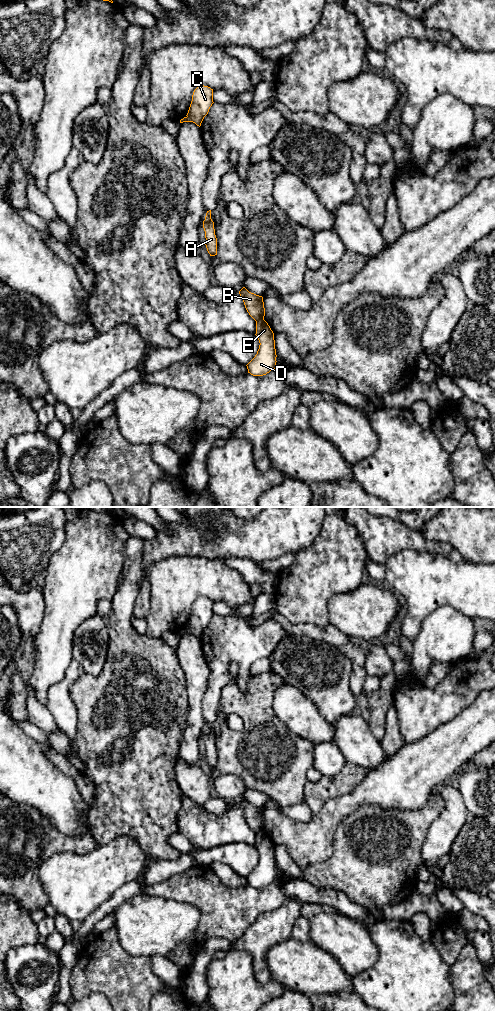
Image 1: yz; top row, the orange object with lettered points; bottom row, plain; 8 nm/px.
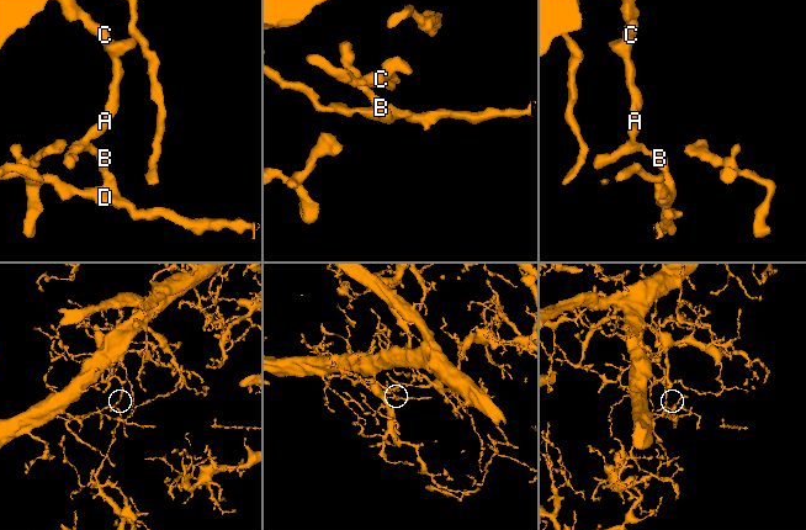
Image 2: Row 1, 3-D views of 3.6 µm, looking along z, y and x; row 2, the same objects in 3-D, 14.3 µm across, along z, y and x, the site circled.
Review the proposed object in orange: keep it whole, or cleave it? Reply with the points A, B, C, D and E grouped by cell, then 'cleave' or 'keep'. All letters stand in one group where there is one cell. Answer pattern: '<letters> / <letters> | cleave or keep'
A B C / D E | cleave

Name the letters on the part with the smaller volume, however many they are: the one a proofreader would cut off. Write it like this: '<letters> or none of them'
D, E

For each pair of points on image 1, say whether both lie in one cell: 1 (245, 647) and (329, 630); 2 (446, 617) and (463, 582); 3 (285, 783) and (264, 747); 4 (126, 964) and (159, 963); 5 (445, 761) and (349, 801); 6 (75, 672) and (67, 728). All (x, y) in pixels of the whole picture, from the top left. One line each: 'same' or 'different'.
1: different
2: different
3: same
4: different
5: same
6: same

